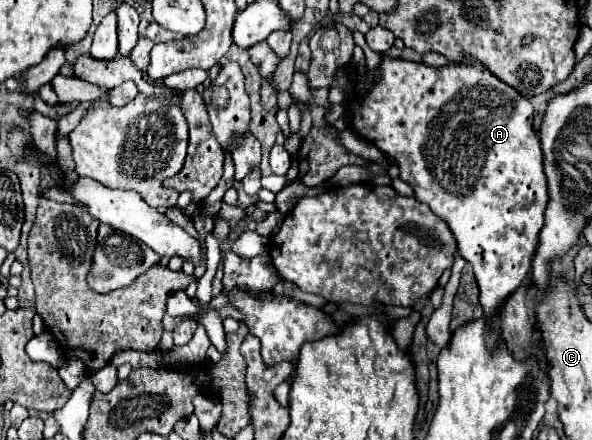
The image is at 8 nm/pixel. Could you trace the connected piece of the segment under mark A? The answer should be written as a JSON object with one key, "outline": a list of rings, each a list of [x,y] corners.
{"outline":[[[384,58],[378,74],[378,80],[372,76],[372,88],[366,98],[354,94],[350,100],[352,128],[382,154],[398,160],[400,176],[414,188],[416,200],[428,204],[436,216],[442,216],[450,224],[450,232],[458,240],[460,256],[474,268],[484,316],[492,320],[490,328],[496,328],[498,304],[522,284],[532,268],[532,256],[548,204],[540,140],[532,130],[532,104],[514,88],[486,72],[482,64],[430,68],[402,58]]]}

